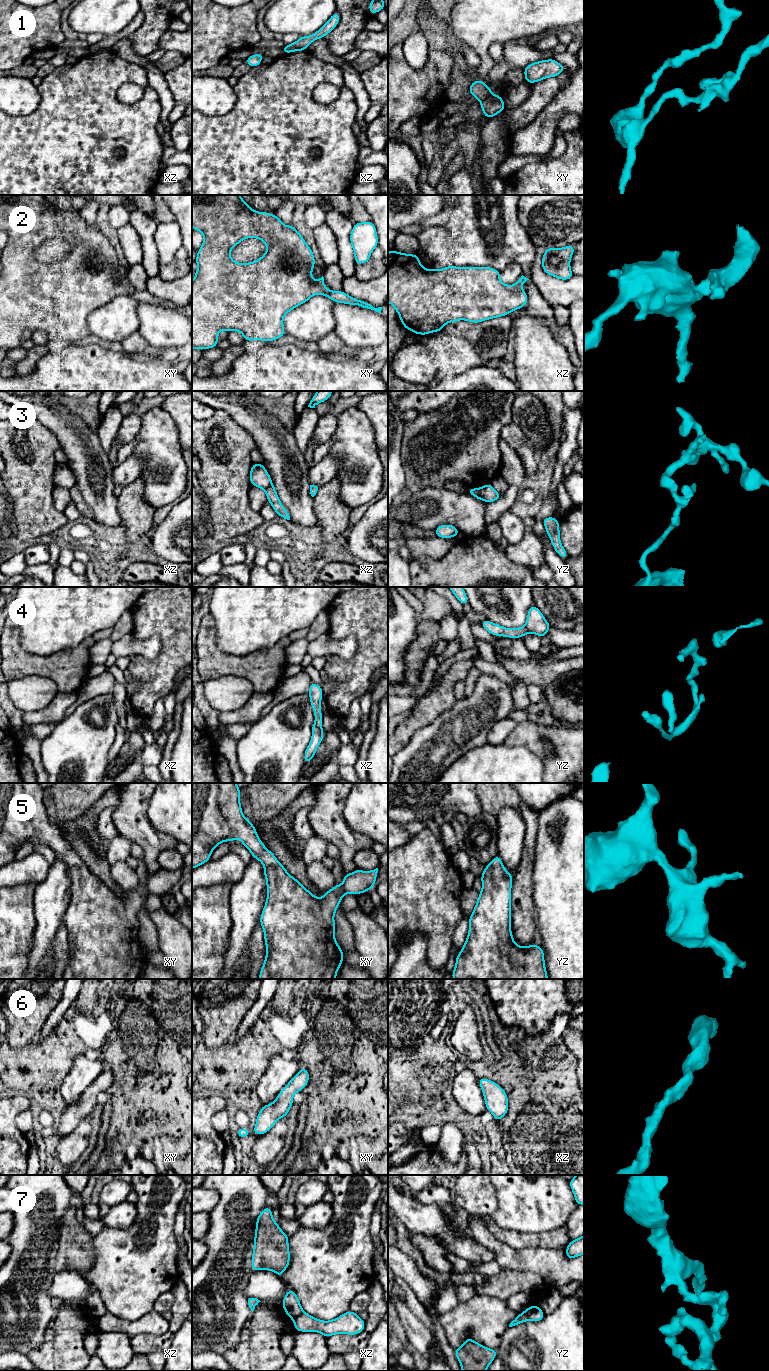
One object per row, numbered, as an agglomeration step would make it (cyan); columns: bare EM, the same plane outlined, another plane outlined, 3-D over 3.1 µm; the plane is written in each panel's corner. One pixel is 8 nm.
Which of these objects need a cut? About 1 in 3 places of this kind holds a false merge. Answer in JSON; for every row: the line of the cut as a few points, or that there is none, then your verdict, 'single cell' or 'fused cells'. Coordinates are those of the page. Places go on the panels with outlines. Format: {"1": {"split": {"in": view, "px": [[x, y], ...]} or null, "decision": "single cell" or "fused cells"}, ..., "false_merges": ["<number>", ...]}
{"1": {"split": {"in": "xy", "px": [[492, 93], [481, 102]]}, "decision": "fused cells"}, "2": {"split": null, "decision": "single cell"}, "3": {"split": {"in": "yz", "px": [[477, 489], [484, 499]]}, "decision": "fused cells"}, "4": {"split": {"in": "xz", "px": [[314, 723], [321, 729]]}, "decision": "fused cells"}, "5": {"split": null, "decision": "single cell"}, "6": {"split": null, "decision": "single cell"}, "7": {"split": {"in": "xz", "px": [[303, 1311], [294, 1319]]}, "decision": "fused cells"}, "false_merges": ["1", "3", "4", "7"]}

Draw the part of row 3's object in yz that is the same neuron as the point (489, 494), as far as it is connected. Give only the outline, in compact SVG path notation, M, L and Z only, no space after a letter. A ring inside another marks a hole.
M488 483L480 487L479 492L486 503L492 503L498 500L502 494L498 493L492 486L491 483Z

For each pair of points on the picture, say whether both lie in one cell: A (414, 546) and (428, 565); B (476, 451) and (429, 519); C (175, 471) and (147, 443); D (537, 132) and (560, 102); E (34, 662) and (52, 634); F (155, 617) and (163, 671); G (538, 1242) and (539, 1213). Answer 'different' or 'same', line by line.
A: different
B: different
C: same
D: same
E: different
F: same
G: different

